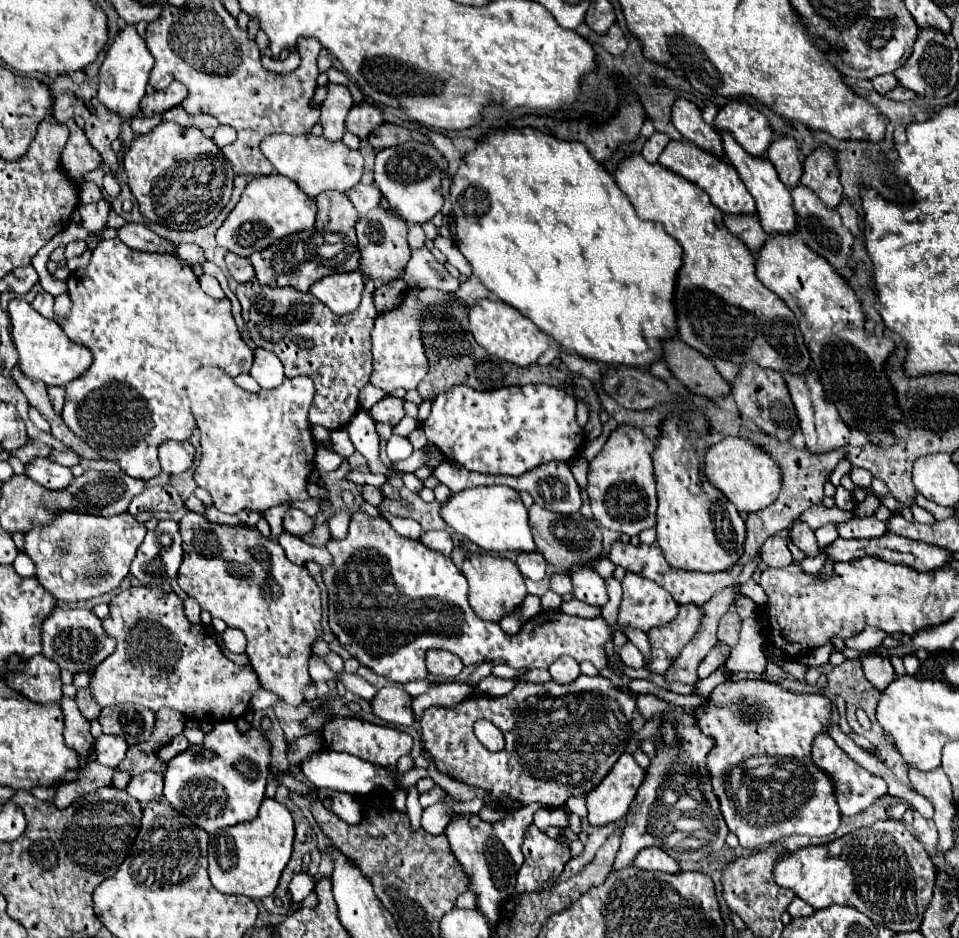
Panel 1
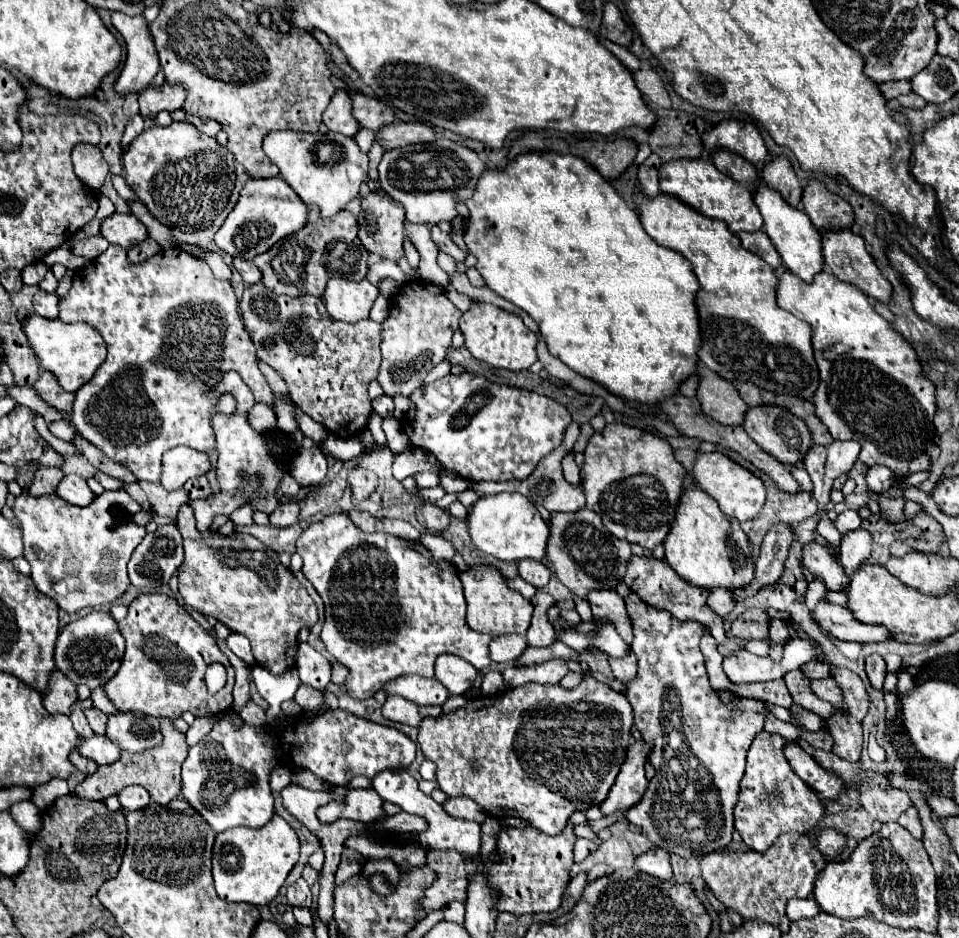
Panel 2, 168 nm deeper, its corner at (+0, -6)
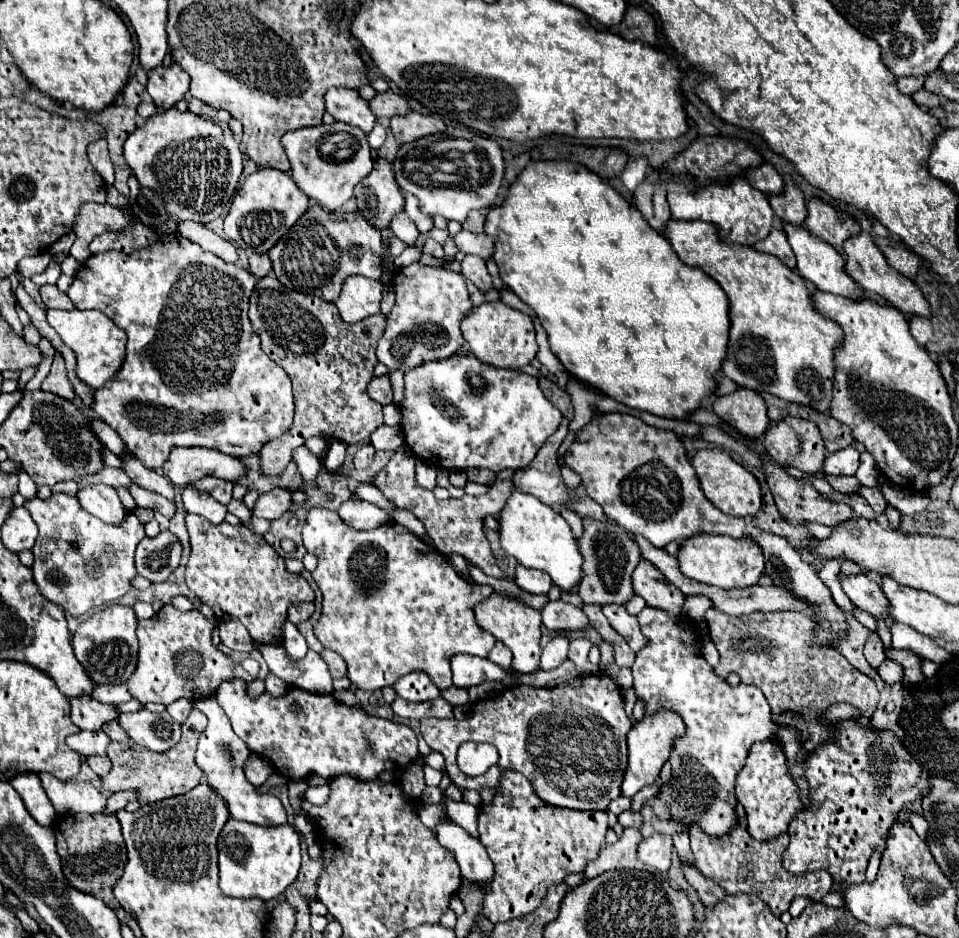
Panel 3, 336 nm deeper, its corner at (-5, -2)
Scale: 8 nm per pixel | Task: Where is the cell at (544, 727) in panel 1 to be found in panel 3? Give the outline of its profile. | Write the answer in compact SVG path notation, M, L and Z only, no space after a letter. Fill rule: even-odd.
M602 673L596 675L586 675L578 679L576 683L560 685L554 689L532 689L527 685L515 685L507 687L486 699L478 699L470 715L466 719L422 719L422 737L428 743L432 751L440 751L446 759L444 773L450 777L450 781L458 789L492 789L498 793L498 783L502 781L502 771L512 769L526 779L530 779L534 793L538 799L544 803L550 803L552 807L564 807L564 809L596 809L596 811L606 811L608 803L616 797L620 797L620 785L624 779L626 771L626 759L628 759L628 749L626 749L626 735L632 729L632 721L624 711L624 697L620 687L608 679ZM464 741L482 741L490 743L498 749L500 761L498 765L490 767L486 775L482 777L468 777L464 775L458 765L456 765L456 751L460 743Z

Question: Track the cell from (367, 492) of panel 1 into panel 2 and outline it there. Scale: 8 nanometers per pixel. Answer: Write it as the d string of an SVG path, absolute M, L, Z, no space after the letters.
M355 467L355 469L351 469L351 473L349 473L349 483L351 483L351 487L353 487L353 505L357 507L361 501L365 501L365 499L369 499L369 495L375 491L375 487L377 487L377 481L375 481L375 477L371 475L371 479L359 469L359 467Z

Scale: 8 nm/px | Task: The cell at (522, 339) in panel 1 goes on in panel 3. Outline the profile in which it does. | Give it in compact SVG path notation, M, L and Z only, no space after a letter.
M502 301L496 303L482 303L470 311L462 319L462 335L470 347L470 351L488 365L502 367L502 369L520 369L528 365L536 353L538 353L538 343L536 343L536 331L532 325L532 319L516 309L510 309Z

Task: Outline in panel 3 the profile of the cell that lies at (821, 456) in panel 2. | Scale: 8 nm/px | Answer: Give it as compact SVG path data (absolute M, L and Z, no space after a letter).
M850 445L850 447L844 447L842 451L830 453L824 459L822 471L826 475L854 475L858 465L860 465L860 453L854 445Z

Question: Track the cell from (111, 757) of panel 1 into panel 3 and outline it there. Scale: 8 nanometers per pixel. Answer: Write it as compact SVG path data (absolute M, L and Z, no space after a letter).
M80 731L78 735L70 735L66 743L82 757L88 757L88 755L106 755L106 749L112 741L102 731Z

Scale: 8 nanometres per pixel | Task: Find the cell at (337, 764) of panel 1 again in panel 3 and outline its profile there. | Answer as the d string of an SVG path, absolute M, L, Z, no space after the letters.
M442 819L436 825L436 837L458 861L460 873L466 881L472 883L490 883L494 875L494 865L486 855L486 849L478 841L478 837L470 835L466 829L456 825L450 819Z

